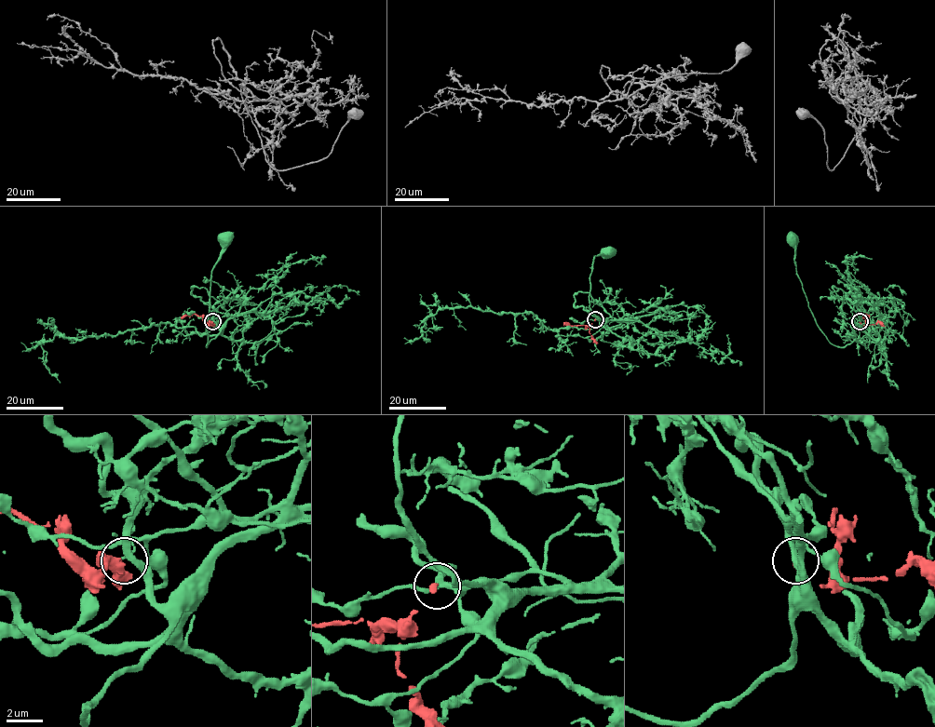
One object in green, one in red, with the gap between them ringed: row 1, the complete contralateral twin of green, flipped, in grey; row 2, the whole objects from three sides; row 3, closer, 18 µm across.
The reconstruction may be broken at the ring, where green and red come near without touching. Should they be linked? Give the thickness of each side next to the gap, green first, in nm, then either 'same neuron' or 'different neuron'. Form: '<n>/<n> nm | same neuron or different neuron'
260/240 nm | different neuron

